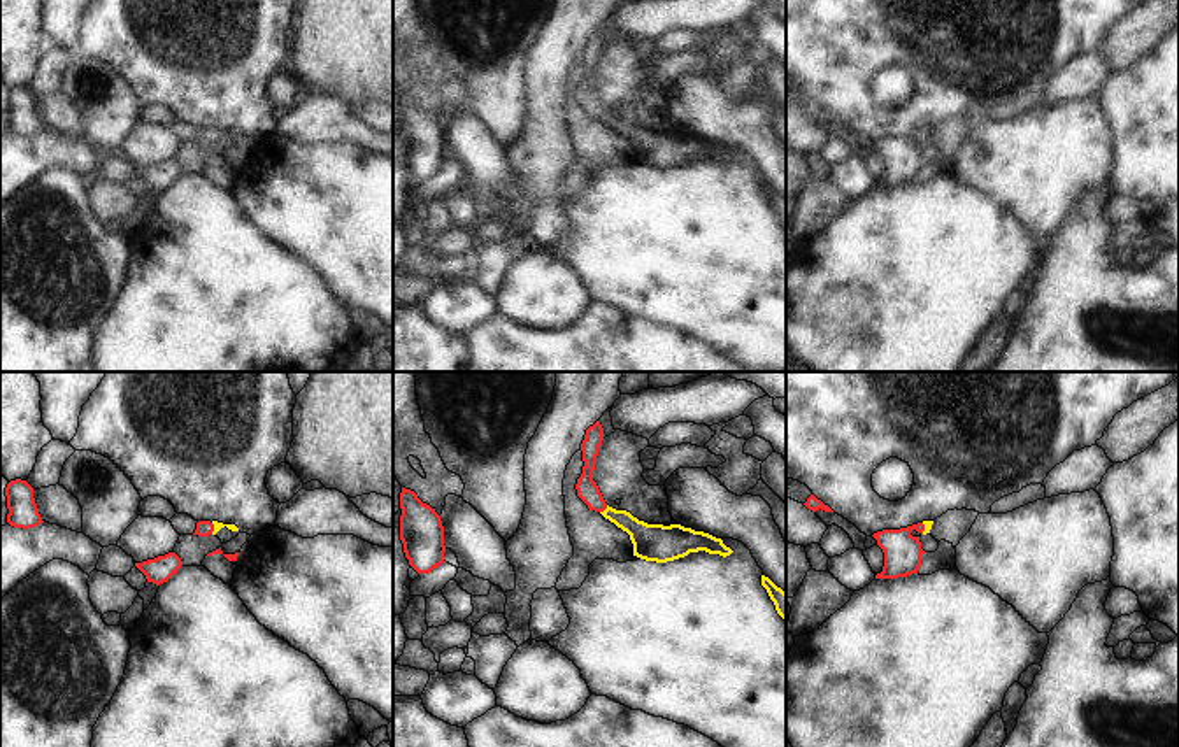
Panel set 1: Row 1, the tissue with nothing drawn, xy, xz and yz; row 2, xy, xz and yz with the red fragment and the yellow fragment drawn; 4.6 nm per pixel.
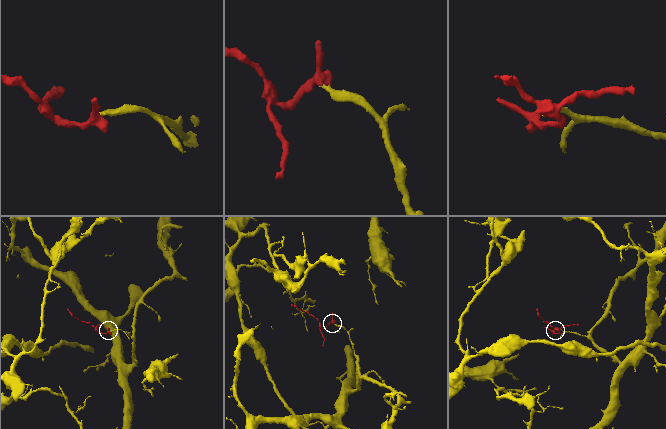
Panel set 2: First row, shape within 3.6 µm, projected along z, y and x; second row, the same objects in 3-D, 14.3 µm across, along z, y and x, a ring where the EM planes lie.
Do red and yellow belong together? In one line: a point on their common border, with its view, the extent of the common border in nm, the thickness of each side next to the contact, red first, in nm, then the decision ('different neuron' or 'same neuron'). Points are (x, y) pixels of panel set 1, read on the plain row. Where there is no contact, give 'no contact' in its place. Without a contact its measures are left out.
contact xz (604, 116); length 50 nm; calibres 100 and 150 nm; same neuron

